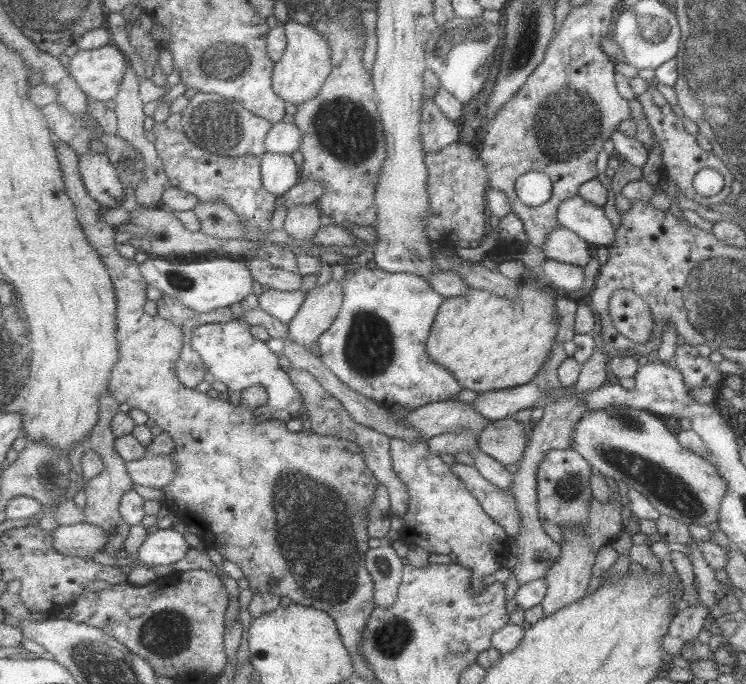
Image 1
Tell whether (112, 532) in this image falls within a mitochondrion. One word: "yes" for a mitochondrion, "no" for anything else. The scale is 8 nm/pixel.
no

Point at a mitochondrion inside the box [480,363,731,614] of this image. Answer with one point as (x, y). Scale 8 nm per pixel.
(664, 483)

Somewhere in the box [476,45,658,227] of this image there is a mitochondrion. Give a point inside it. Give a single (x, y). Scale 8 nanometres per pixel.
(566, 122)

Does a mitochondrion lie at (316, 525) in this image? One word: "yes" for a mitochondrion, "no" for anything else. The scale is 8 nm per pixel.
yes

